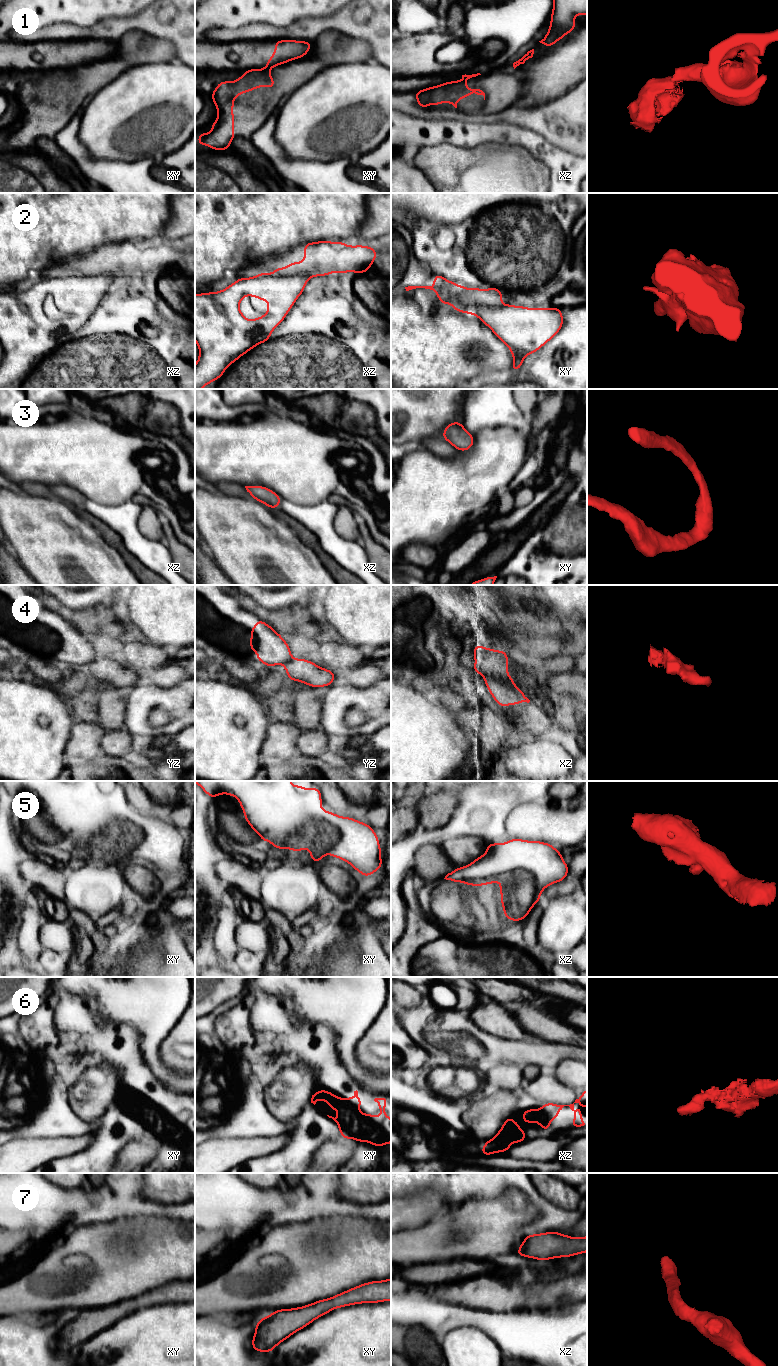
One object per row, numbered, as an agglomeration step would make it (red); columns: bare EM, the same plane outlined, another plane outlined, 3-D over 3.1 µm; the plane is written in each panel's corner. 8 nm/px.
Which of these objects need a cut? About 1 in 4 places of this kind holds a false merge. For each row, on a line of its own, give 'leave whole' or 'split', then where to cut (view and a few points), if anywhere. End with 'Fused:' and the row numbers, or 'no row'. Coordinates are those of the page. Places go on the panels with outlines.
1: split | xy (271, 66), (266, 68)
2: split | xz (274, 273), (304, 275), (306, 277)
3: leave whole | no cut
4: split | xz (486, 676), (504, 679), (513, 684)
5: leave whole | no cut
6: leave whole | no cut
7: leave whole | no cut
Fused: 1, 2, 4

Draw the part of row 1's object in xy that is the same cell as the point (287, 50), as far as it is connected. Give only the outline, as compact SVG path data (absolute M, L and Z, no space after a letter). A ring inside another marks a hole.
M290 39L275 41L275 51L267 61L266 68L275 67L306 56L311 45L312 42Z

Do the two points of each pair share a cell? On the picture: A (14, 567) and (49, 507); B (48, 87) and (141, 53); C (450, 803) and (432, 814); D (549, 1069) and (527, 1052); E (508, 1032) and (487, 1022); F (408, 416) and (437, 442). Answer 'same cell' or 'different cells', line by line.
A: different cells
B: same cell
C: same cell
D: same cell
E: same cell
F: different cells

